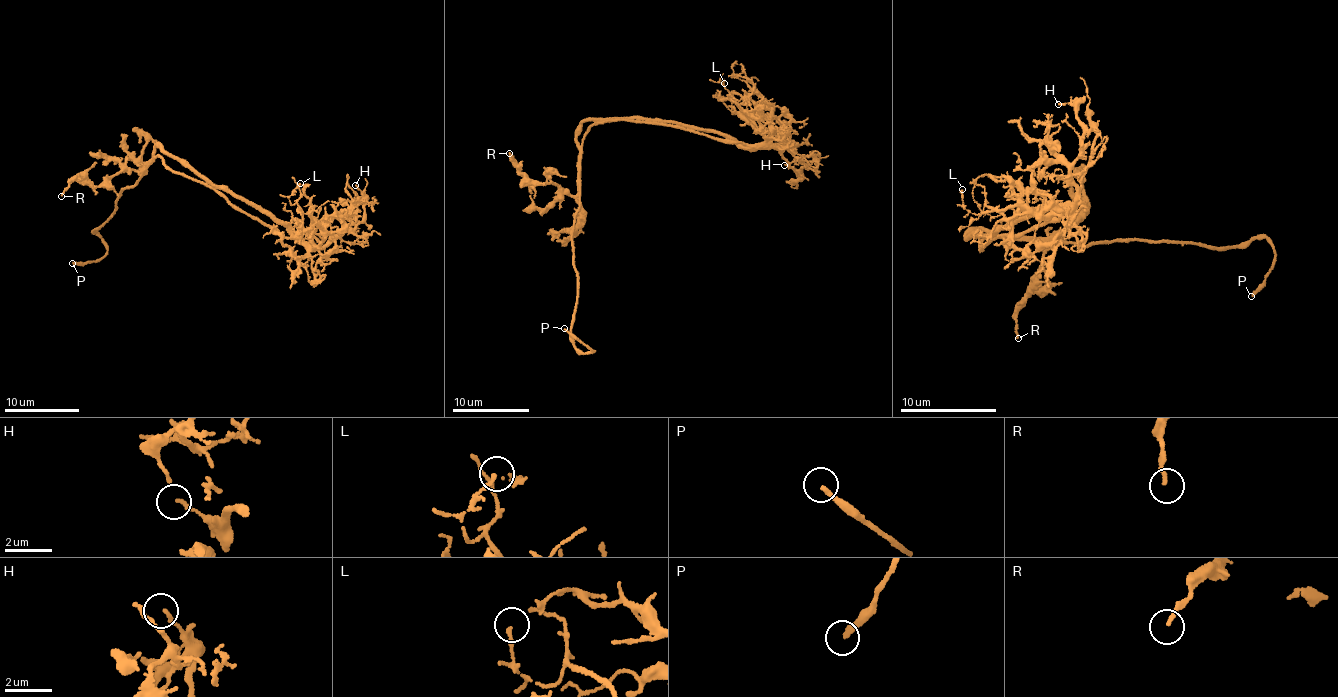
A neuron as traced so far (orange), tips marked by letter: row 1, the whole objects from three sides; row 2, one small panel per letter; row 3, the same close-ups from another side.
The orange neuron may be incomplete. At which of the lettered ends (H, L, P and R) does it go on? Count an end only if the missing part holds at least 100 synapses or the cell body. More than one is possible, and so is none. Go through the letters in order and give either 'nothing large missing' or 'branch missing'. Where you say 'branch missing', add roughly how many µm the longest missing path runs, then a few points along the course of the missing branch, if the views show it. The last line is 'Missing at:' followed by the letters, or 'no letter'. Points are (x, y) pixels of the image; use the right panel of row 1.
H: nothing large missing
L: nothing large missing
P: branch missing | 10 µm | (1251, 296), (1270, 282), (1285, 259), (1318, 247)
R: nothing large missing
Missing at: P

